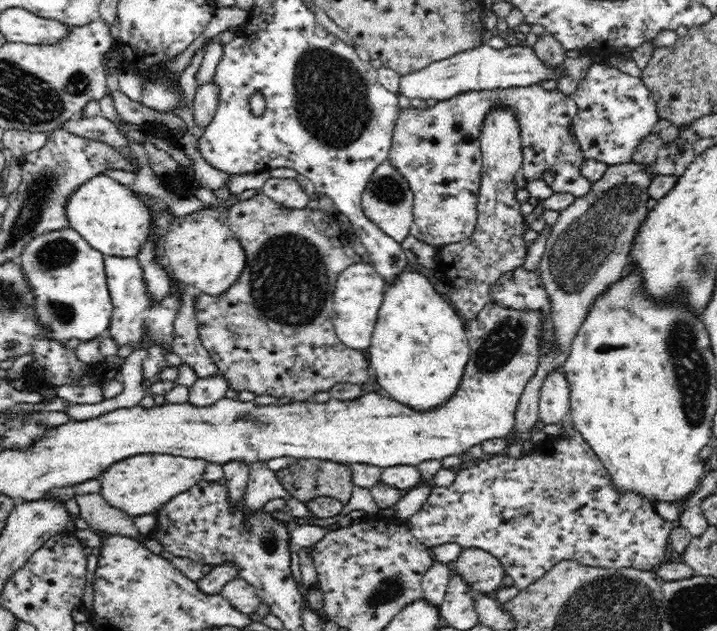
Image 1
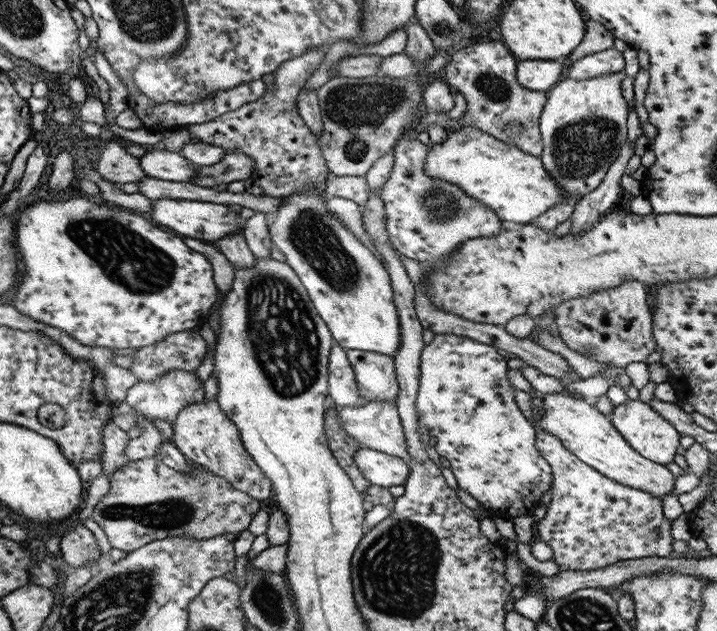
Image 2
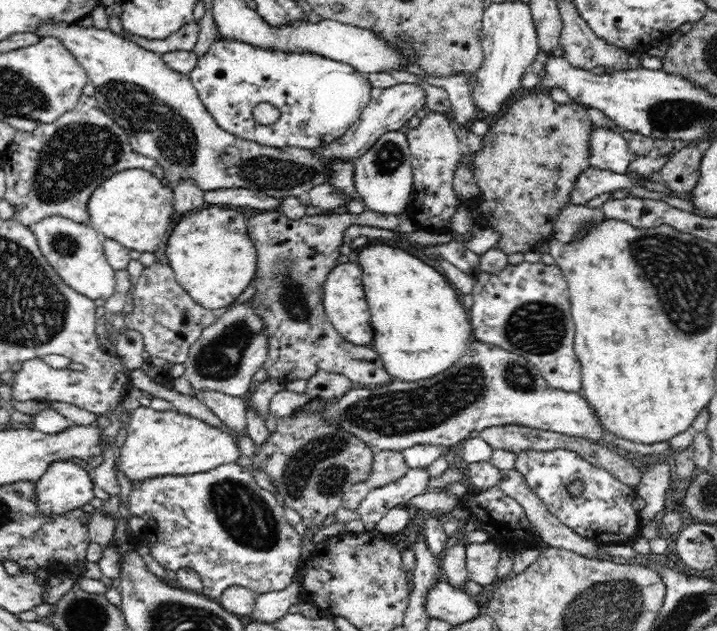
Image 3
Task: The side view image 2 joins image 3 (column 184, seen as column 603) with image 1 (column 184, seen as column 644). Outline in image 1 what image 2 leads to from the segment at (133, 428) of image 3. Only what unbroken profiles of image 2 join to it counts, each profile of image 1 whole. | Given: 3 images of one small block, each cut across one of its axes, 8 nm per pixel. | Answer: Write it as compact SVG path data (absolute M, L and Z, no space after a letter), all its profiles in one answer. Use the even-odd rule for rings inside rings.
M143 454L131 456L111 464L98 477L101 496L113 508L128 515L156 515L168 502L181 492L200 482L204 476L207 462L202 459L182 458L166 454Z

